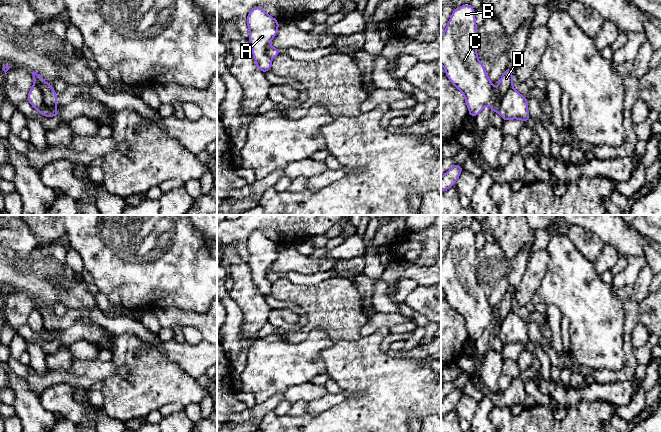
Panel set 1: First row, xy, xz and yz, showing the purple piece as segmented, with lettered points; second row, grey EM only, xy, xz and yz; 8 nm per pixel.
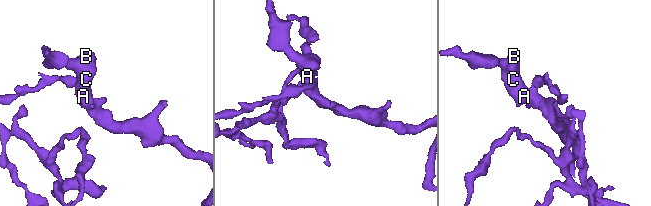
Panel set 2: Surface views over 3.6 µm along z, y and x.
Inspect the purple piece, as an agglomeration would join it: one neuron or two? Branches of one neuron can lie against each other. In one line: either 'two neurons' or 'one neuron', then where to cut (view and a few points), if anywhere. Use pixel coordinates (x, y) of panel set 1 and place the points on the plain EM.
two neurons | yz (511, 310), (500, 322), (500, 331), (497, 335)

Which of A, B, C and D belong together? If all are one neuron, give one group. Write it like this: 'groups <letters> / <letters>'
groups A B C / D

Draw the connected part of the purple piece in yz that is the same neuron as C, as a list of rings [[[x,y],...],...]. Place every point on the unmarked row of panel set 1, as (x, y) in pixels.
[[[470,228],[457,231],[453,235],[445,255],[441,258],[441,288],[445,292],[446,300],[464,318],[469,340],[477,340],[485,329],[492,329],[500,322],[501,326],[498,336],[503,345],[520,343],[527,347],[531,342],[528,337],[528,323],[513,311],[502,321],[499,320],[498,313],[491,307],[484,290],[478,283],[476,258],[475,233]]]

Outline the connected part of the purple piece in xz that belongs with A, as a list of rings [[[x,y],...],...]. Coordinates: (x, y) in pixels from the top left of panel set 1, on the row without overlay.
[[[254,231],[247,240],[249,265],[257,292],[262,296],[271,294],[272,282],[267,278],[270,266],[276,260],[279,246],[261,231]]]

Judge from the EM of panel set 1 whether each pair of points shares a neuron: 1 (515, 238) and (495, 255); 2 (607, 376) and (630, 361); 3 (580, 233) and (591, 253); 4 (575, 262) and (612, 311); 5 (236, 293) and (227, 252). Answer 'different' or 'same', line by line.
1: different
2: same
3: same
4: same
5: same

